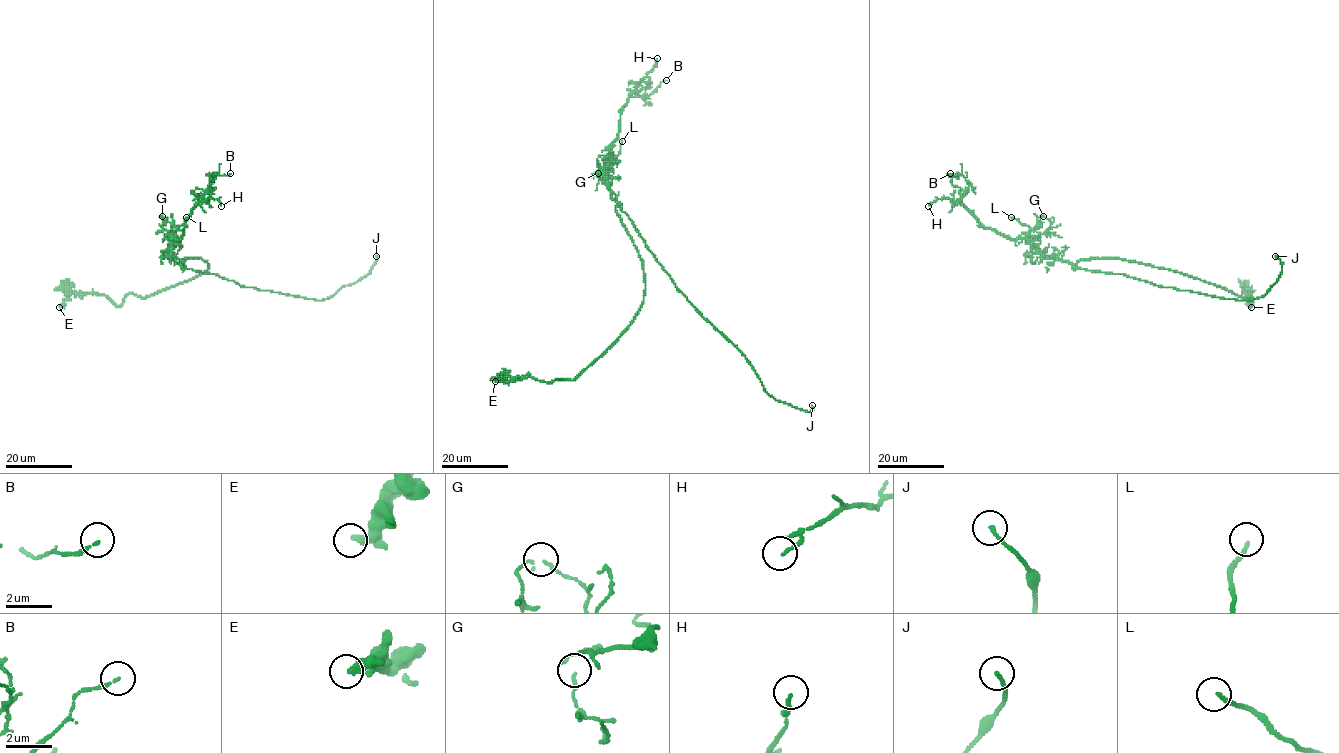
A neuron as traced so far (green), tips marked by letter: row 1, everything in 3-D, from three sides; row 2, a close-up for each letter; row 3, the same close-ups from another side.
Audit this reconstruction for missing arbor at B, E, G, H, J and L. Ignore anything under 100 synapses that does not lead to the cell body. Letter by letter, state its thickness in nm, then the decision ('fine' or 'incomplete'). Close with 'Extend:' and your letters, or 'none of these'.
B: calibre 110 nm; fine
E: calibre 400 nm; fine
G: calibre 90 nm; fine
H: calibre 130 nm; fine
J: calibre 160 nm; incomplete
L: calibre 150 nm; fine
Extend: J

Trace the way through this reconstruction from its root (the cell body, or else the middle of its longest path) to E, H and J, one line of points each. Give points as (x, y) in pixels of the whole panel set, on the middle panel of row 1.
E: (618, 206), (645, 280), (644, 300), (633, 321), (572, 380), (495, 381)
H: (618, 206), (612, 197), (605, 166), (612, 156), (611, 143), (618, 133), (620, 111), (657, 58)
J: (618, 206), (675, 285), (745, 356), (764, 389), (775, 399), (806, 412), (813, 410), (812, 405)

